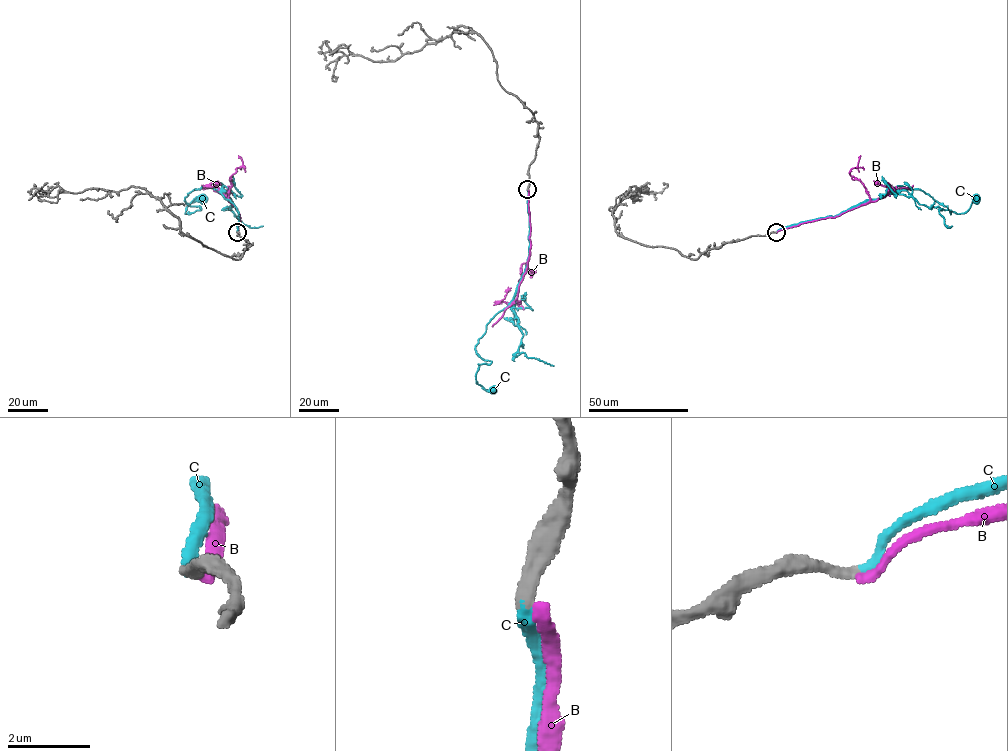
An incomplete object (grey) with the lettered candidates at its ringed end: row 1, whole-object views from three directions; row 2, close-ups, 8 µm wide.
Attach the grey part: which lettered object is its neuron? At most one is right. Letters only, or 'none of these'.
C

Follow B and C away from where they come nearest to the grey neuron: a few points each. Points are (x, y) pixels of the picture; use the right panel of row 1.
B: (776, 232), (803, 223), (835, 217), (866, 203), (869, 200), (866, 188), (849, 174), (857, 166), (860, 155)
C: (776, 232), (839, 215), (867, 200), (882, 197), (898, 186), (921, 189), (951, 213), (964, 213), (976, 199)

